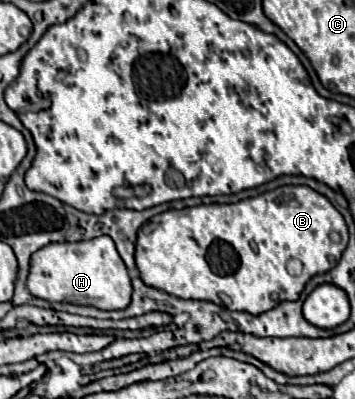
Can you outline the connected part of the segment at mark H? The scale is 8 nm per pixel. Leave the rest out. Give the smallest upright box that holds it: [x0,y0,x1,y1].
[26,235,132,311]

